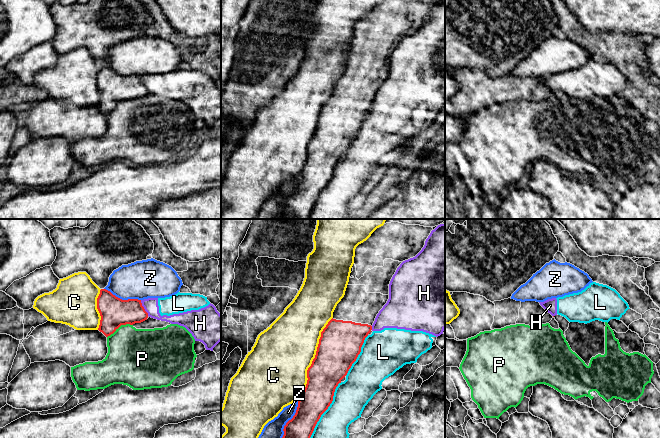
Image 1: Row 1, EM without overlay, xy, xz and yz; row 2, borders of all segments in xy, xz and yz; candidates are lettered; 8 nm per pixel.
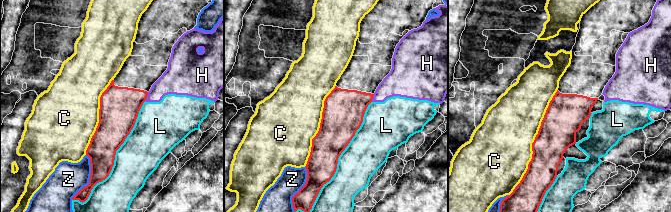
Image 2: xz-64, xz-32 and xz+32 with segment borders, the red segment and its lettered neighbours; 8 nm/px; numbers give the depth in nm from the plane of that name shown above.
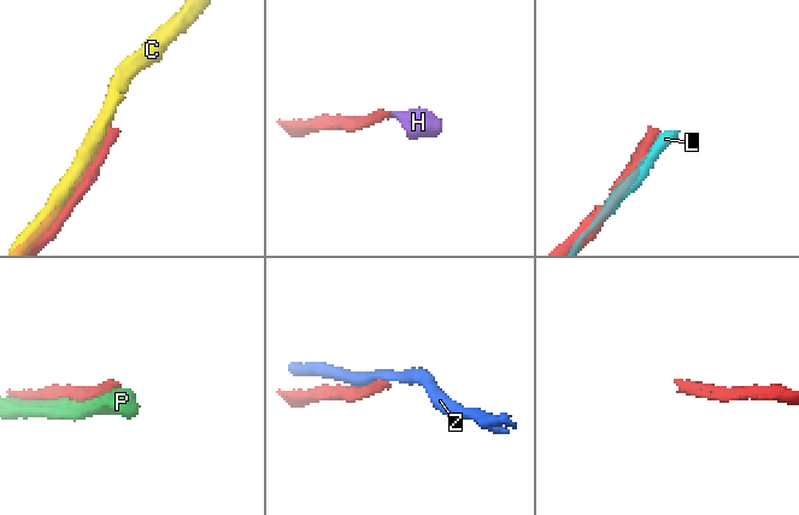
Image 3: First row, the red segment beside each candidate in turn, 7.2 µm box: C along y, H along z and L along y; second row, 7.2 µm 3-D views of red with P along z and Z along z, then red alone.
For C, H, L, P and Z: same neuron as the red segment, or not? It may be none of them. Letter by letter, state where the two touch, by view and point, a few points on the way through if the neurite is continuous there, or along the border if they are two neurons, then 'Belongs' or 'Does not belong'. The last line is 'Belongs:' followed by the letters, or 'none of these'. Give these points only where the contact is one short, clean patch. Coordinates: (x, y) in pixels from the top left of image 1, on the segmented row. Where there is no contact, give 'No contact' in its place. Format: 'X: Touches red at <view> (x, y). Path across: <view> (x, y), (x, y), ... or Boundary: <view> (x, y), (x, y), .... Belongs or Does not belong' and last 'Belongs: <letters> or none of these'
C: Touches red at xz (313, 359). Does not belong
H: Touches red at xy (143, 308). Boundary: xy (140, 300), (148, 315). Does not belong
L: Touches red at xz (327, 408). Does not belong
P: Touches red at xy (119, 326). Does not belong
Z: Touches red at xz (291, 419). Does not belong
Belongs: none of these

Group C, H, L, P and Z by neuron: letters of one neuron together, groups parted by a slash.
C / H L / P / Z

